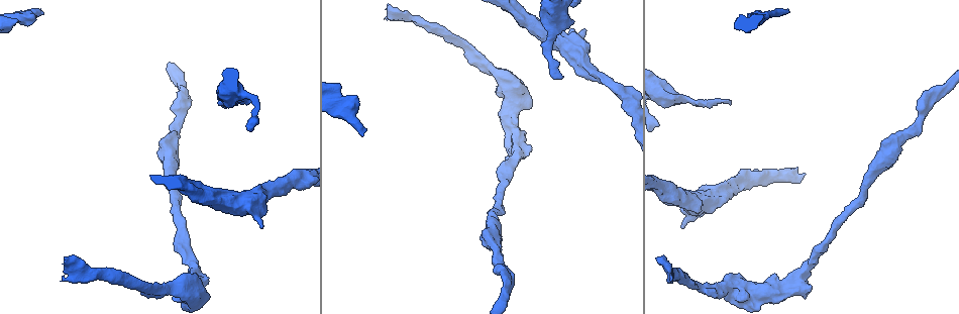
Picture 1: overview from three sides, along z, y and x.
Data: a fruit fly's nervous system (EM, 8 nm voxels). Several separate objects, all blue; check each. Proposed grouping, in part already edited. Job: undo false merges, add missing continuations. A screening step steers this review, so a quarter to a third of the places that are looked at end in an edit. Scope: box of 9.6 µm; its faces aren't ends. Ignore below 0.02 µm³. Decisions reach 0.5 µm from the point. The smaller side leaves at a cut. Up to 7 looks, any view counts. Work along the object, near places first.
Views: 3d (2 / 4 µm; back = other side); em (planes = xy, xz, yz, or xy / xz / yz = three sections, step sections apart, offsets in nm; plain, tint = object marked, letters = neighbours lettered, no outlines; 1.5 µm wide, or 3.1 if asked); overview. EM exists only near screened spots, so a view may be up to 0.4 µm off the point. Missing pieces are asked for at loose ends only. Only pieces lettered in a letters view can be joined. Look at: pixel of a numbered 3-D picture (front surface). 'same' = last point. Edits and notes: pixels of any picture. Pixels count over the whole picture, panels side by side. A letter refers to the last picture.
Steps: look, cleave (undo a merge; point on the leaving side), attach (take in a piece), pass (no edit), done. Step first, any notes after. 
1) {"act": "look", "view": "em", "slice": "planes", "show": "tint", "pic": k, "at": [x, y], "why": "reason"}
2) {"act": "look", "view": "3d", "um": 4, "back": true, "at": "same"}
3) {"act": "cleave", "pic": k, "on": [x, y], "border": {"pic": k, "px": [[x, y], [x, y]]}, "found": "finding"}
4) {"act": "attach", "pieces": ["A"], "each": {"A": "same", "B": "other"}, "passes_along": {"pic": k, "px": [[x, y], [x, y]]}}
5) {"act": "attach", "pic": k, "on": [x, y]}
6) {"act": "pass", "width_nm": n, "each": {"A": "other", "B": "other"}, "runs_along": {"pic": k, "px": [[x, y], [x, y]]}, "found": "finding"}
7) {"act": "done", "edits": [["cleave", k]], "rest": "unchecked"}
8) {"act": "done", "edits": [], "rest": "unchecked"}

{"act": "look", "view": "3d", "um": 4, "pic": 1, "at": [726, 101], "why": "branch stops here"}

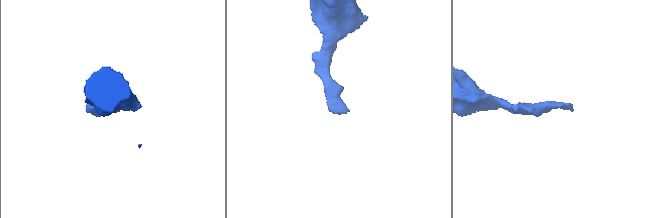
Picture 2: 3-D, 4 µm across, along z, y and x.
{"act": "look", "view": "em", "slice": "planes", "show": "letters", "pic": 2, "at": [567, 107]}

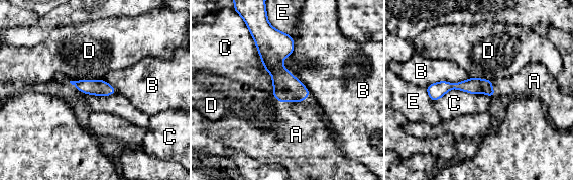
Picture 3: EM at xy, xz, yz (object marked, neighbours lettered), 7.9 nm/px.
{"act": "attach", "pieces": ["A"], "each": {"A": "same", "B": "other", "C": "other", "D": "other", "E": "other"}, "passes_along": {"pic": 3, "px": [[288, 88], [294, 101], [291, 132]]}, "found": "the neuron continues"}

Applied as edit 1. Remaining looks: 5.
{"act": "look", "view": "3d", "um": 4, "pic": 1, "at": [586, 30], "why": "branch stops here"}

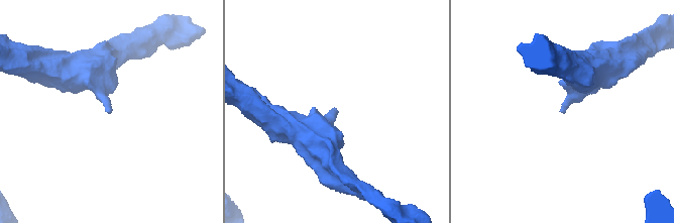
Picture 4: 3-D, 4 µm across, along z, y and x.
{"act": "look", "view": "em", "slice": "xz", "step": 8, "show": "letters", "pic": 4, "at": [108, 112], "why": "shape alone is not enough"}

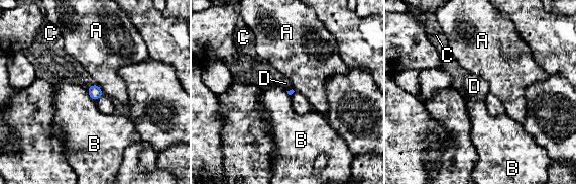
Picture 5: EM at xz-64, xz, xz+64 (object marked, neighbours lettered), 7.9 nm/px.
{"act": "pass", "each": {"A": "other", "B": "other", "C": "other", "D": "other"}, "border": {"pic": 5, "px": [[87, 88], [89, 96], [95, 101]]}, "found": "no lettered piece goes on from it"}

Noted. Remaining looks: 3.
{"act": "look", "view": "em", "slice": "planes", "show": "letters", "pic": 1, "at": [787, 8], "why": "end of a long branch"}

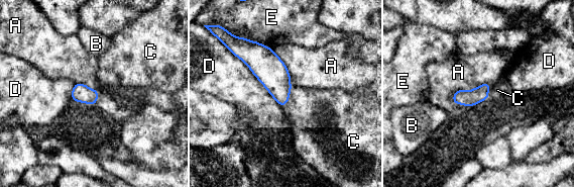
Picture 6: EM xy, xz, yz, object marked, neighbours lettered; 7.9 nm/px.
{"act": "attach", "pieces": ["C"], "each": {"A": "other", "B": "other", "C": "same", "D": "other", "E": "other"}, "passes_along": {"pic": 6, "px": [[271, 72], [289, 97], [314, 115]]}, "found": "it goes on there"}

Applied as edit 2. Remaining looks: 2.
{"act": "done", "edits": [["attach", 3], ["attach", 6]], "rest": "unchecked"}

